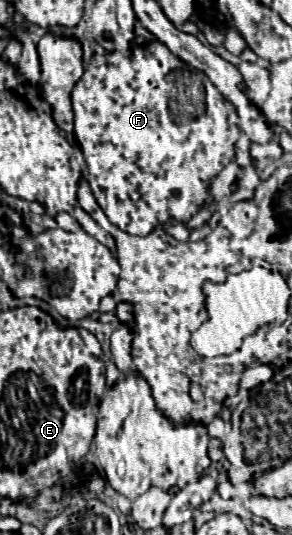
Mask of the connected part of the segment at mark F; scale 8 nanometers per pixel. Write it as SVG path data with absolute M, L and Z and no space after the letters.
M156 39L146 41L146 43L132 43L132 47L126 51L96 55L88 63L80 81L74 85L74 91L70 97L72 97L72 107L74 107L74 133L76 133L76 139L82 147L84 159L86 159L90 191L92 191L98 207L108 217L108 221L112 225L116 225L120 231L124 231L128 235L148 235L154 225L168 221L168 217L174 217L178 223L184 223L188 217L192 217L196 211L200 211L204 205L208 205L212 201L212 197L208 193L212 179L234 159L234 143L240 135L238 115L236 115L236 109L222 99L222 95L218 93L218 89L214 85L208 85L206 81L192 83L190 69L186 65L178 63L162 43L158 43Z

